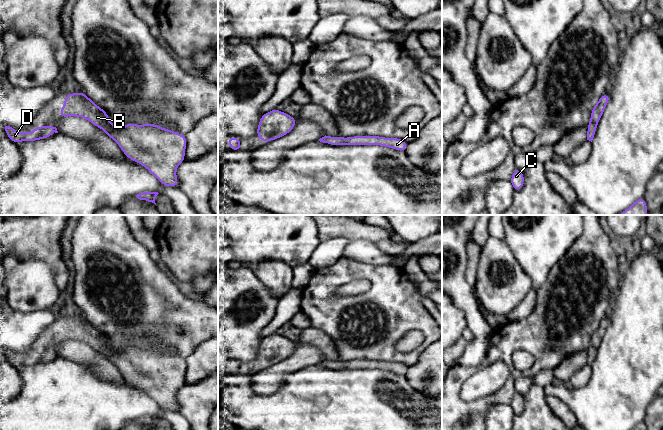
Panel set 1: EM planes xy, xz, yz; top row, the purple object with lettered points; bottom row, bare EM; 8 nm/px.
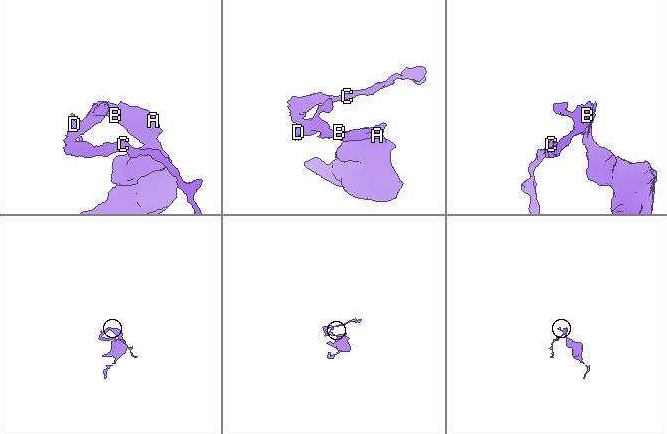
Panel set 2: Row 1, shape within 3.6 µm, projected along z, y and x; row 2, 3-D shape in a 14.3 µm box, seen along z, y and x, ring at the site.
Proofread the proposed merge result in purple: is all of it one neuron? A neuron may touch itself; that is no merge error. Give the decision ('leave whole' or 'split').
leave whole

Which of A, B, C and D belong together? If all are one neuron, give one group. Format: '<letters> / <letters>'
A B C D

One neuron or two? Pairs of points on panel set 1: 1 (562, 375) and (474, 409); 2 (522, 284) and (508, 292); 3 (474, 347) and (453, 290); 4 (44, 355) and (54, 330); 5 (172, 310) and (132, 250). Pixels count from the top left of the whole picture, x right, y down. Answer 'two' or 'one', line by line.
1: two
2: one
3: one
4: one
5: one

